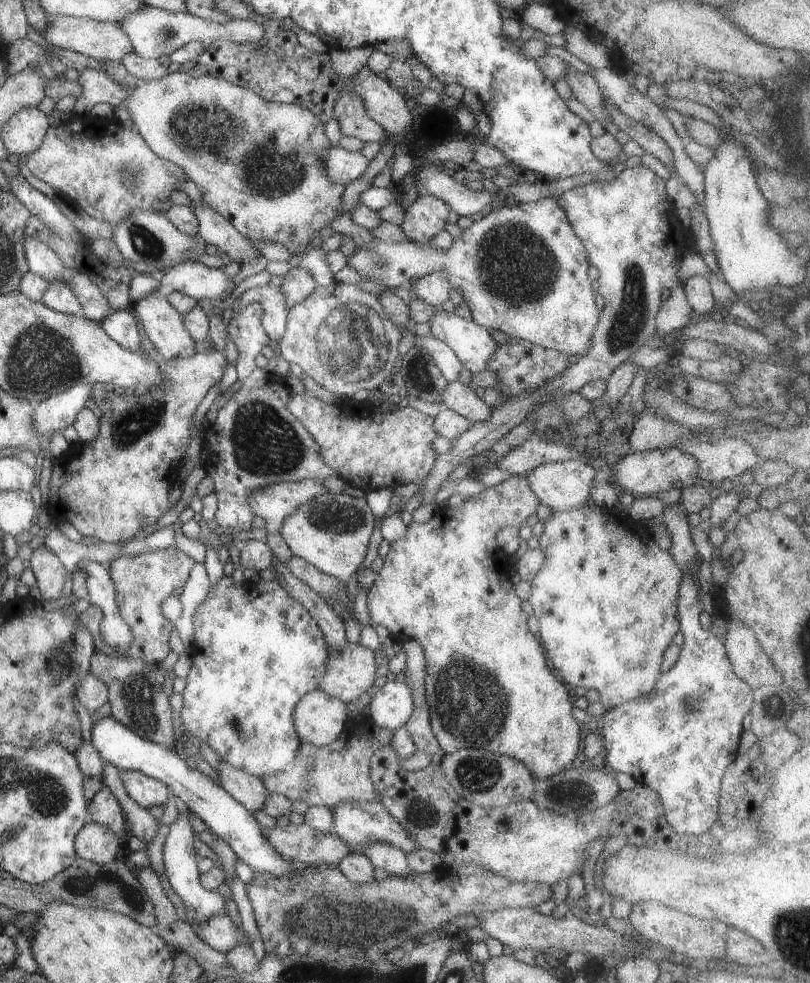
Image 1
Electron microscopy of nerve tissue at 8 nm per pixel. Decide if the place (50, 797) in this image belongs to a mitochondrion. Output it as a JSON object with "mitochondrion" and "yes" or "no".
{"mitochondrion":"yes"}

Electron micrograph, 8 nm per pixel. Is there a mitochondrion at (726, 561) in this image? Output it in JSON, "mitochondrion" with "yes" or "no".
{"mitochondrion":"no"}

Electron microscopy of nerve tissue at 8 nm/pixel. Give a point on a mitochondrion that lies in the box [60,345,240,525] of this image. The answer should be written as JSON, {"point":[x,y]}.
{"point":[127,429]}

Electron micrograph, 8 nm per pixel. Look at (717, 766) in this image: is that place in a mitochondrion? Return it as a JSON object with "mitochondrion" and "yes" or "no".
{"mitochondrion":"no"}

